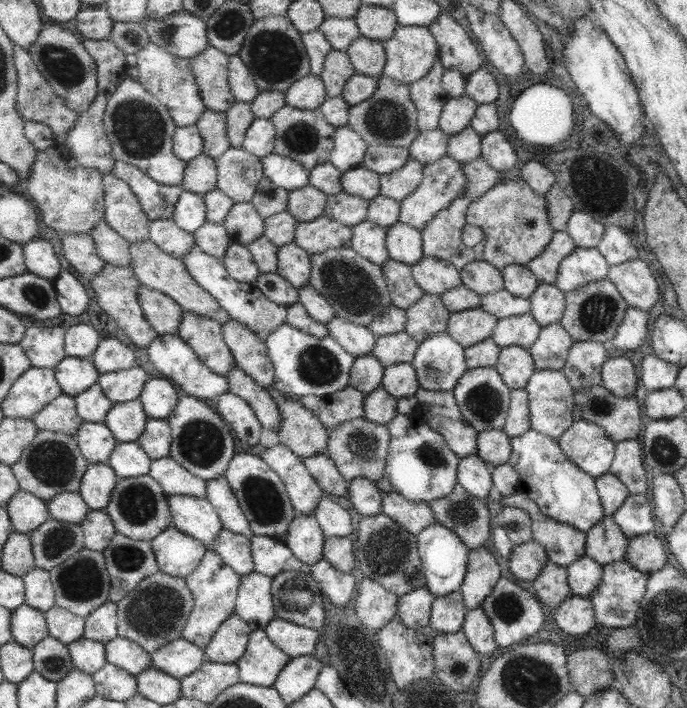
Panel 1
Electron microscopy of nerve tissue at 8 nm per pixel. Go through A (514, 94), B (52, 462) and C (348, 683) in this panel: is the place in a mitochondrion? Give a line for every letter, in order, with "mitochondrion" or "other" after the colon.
A: other
B: mitochondrion
C: other

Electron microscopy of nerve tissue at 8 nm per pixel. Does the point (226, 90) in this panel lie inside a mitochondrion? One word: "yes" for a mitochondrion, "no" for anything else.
no

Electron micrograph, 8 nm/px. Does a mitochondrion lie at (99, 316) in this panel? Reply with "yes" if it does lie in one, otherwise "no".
no

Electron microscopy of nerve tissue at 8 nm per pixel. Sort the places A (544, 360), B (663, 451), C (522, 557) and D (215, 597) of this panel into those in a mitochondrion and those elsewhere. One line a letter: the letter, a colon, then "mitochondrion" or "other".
A: other
B: mitochondrion
C: other
D: other

